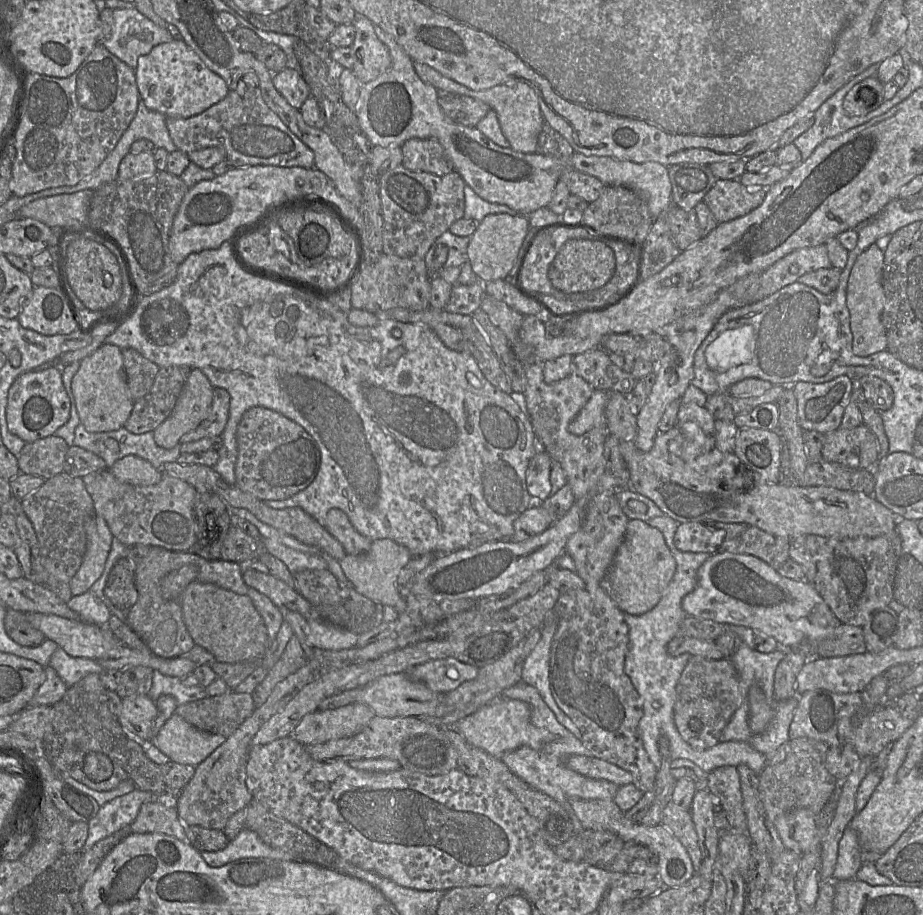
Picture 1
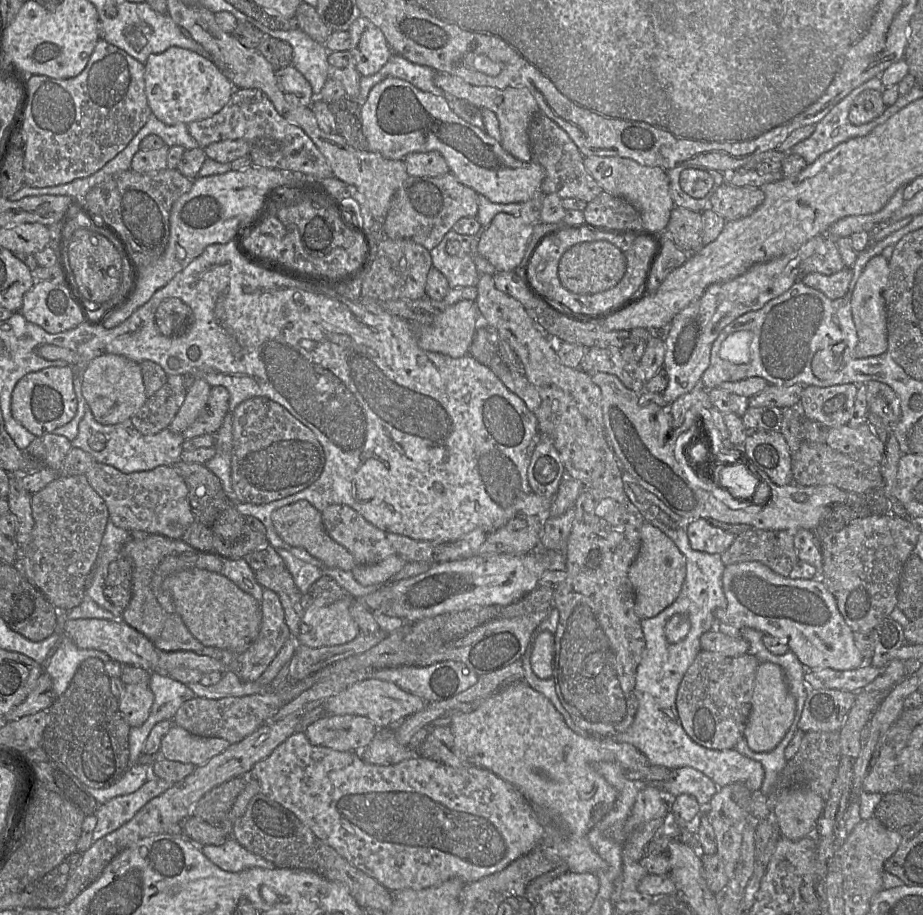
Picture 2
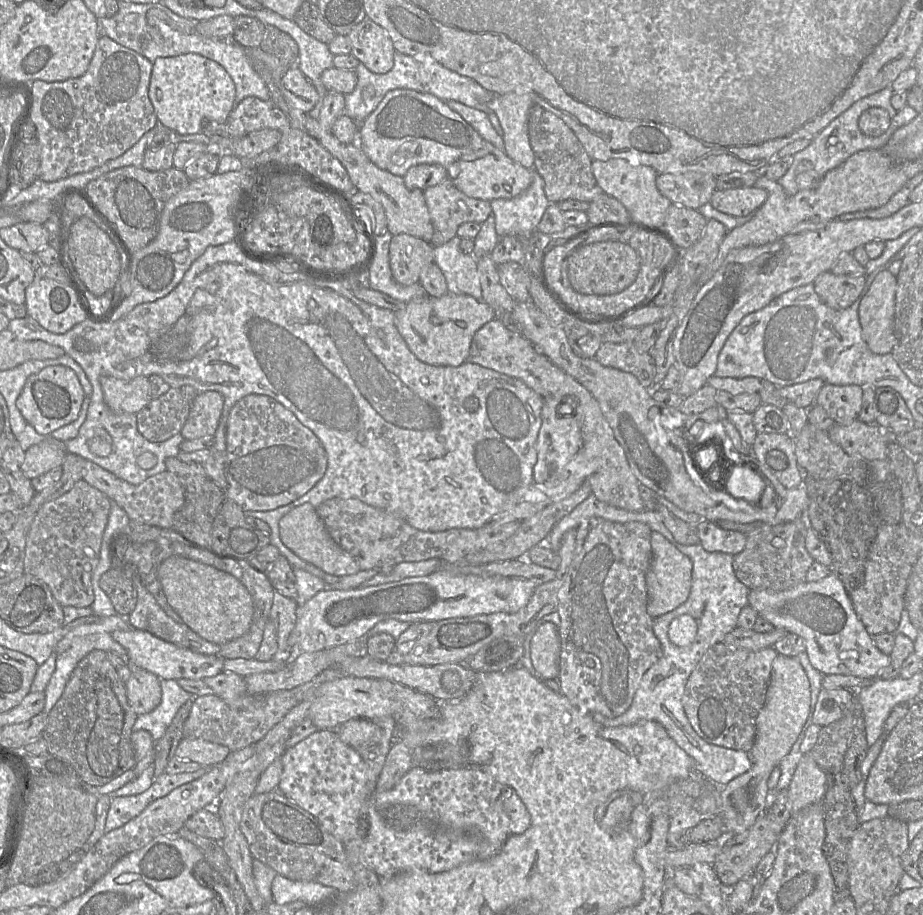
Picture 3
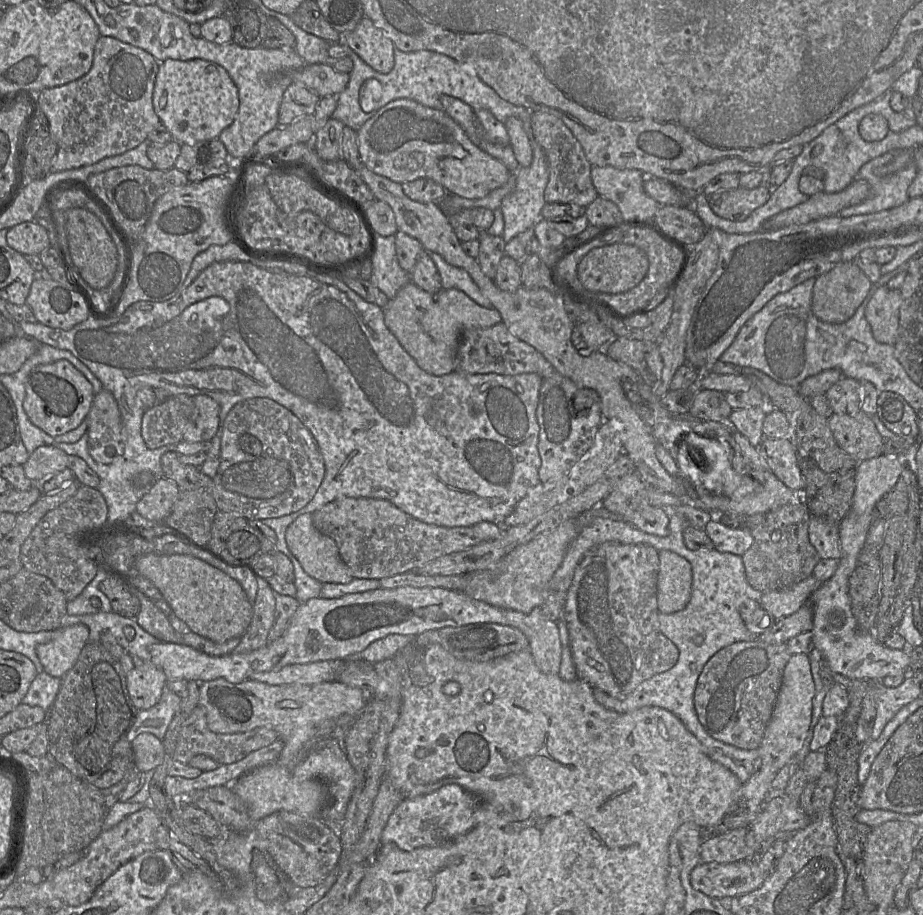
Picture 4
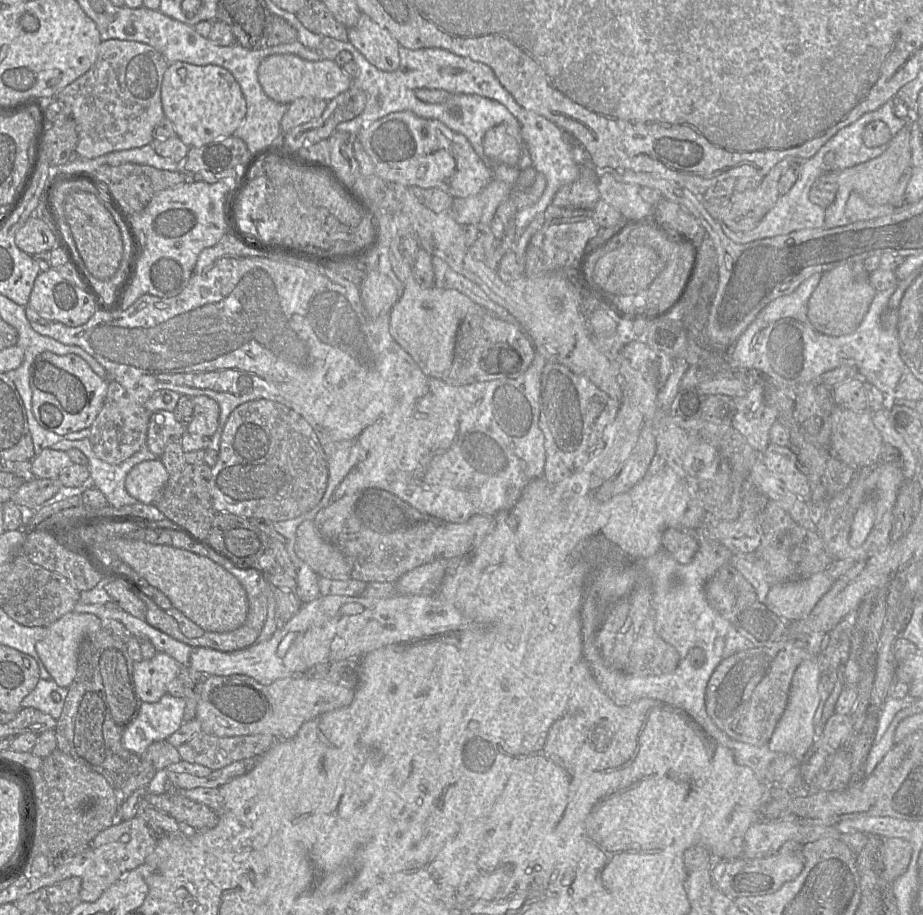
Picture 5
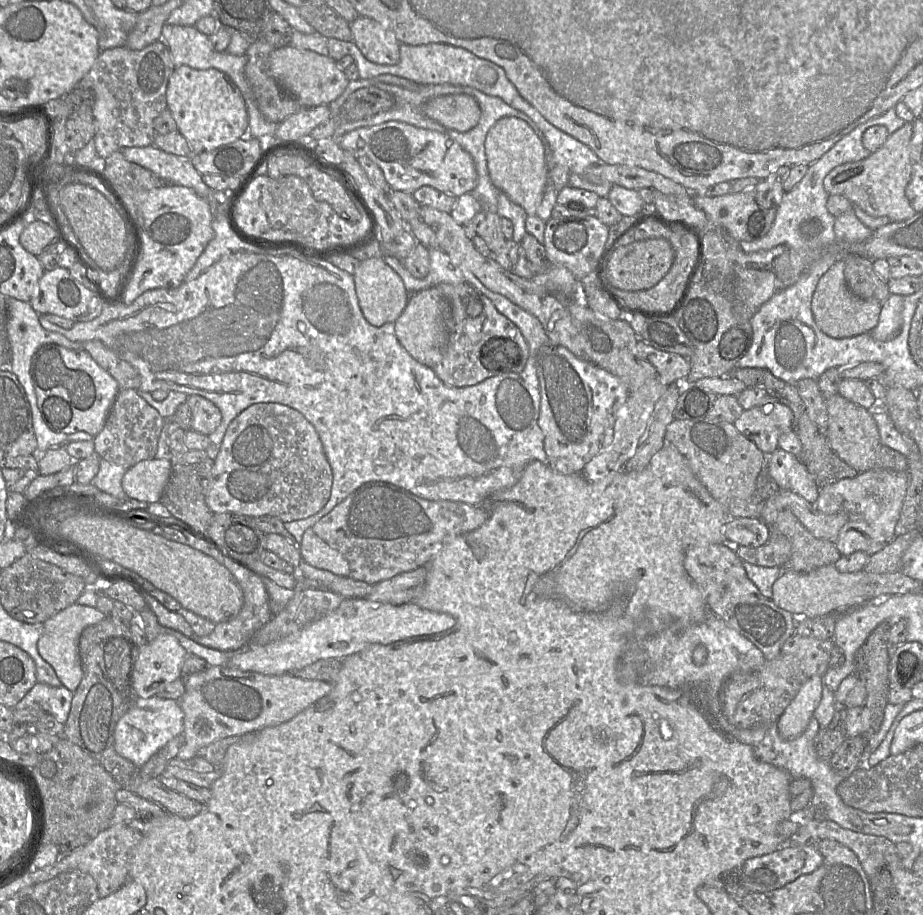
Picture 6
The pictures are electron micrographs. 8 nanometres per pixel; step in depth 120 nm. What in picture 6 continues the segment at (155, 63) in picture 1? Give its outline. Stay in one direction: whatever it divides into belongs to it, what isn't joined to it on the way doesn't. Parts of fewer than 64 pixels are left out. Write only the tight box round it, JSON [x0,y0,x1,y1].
[166,65,248,154]

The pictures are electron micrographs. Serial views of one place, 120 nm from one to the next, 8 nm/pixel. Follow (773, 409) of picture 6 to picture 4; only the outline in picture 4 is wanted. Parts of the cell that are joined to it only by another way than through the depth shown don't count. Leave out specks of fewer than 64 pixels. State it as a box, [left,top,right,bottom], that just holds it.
[728,406,767,448]

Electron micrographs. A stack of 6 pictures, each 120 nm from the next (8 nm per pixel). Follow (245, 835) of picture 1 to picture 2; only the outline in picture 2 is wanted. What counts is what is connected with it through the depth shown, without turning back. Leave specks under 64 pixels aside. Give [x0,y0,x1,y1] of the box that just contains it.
[201,836,276,872]

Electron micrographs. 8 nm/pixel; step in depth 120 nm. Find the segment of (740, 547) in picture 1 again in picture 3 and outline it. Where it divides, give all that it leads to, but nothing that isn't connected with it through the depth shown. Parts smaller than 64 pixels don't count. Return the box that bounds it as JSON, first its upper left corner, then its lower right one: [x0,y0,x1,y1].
[733,515,814,591]

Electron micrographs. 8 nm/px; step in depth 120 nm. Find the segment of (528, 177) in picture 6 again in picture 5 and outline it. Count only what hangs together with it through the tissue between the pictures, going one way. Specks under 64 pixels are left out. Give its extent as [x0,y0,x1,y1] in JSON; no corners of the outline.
[483,125,521,167]

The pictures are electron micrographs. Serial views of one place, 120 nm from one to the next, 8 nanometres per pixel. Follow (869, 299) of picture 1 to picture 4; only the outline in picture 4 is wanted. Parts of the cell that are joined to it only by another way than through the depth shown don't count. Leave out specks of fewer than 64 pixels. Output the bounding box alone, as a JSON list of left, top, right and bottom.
[865,286,900,345]

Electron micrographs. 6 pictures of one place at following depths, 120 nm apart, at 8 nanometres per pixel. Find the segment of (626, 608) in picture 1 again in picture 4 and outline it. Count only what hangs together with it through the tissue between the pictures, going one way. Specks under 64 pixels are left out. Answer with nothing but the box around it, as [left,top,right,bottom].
[657,550,692,614]

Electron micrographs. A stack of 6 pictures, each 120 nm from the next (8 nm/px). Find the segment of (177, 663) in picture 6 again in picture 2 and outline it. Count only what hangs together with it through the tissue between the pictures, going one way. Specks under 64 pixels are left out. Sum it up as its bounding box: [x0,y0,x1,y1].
[119,684,153,727]

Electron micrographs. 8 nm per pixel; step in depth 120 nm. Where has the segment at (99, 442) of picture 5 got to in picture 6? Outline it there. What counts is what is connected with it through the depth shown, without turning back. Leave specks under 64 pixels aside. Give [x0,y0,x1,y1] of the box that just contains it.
[93,389,164,469]

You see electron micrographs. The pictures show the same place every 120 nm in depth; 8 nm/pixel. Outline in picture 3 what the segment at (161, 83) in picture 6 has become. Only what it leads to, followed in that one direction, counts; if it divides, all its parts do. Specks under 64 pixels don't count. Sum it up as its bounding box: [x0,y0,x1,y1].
[30,36,158,182]

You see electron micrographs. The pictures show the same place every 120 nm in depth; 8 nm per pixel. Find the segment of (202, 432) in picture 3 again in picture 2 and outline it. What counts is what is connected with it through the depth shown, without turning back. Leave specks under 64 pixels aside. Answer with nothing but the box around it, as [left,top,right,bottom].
[182,386,229,439]

